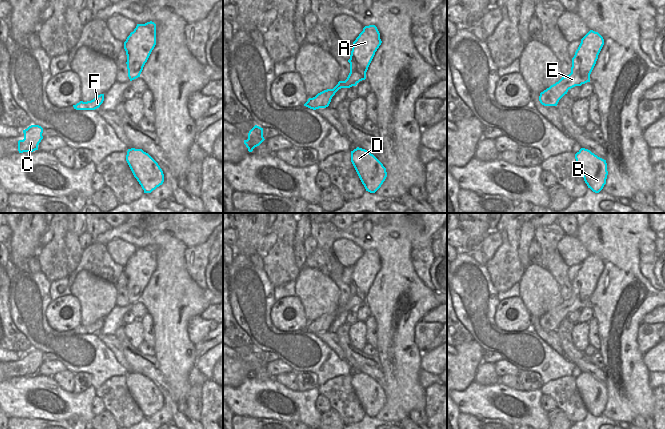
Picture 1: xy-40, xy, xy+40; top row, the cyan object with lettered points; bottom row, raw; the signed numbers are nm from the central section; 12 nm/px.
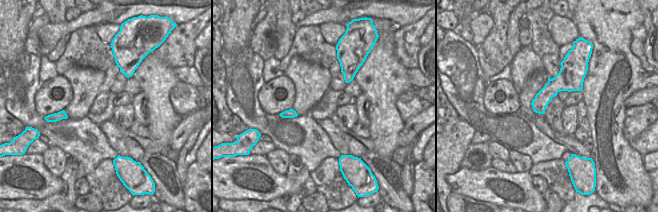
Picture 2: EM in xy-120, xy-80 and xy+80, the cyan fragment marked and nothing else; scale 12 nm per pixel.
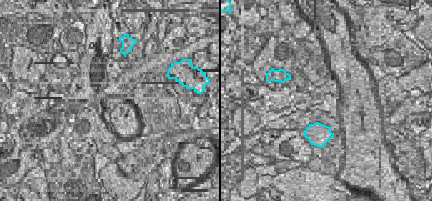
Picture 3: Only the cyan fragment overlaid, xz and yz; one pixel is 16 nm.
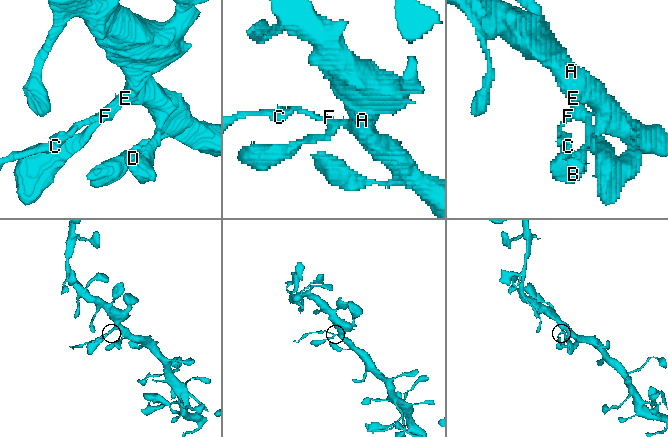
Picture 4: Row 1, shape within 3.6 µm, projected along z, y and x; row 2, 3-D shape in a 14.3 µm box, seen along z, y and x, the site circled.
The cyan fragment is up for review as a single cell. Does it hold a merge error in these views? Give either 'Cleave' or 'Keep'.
Cleave

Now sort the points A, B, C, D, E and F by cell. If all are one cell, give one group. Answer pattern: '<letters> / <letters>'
A B D E / C F

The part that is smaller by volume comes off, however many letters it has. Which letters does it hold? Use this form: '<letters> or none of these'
C, F

